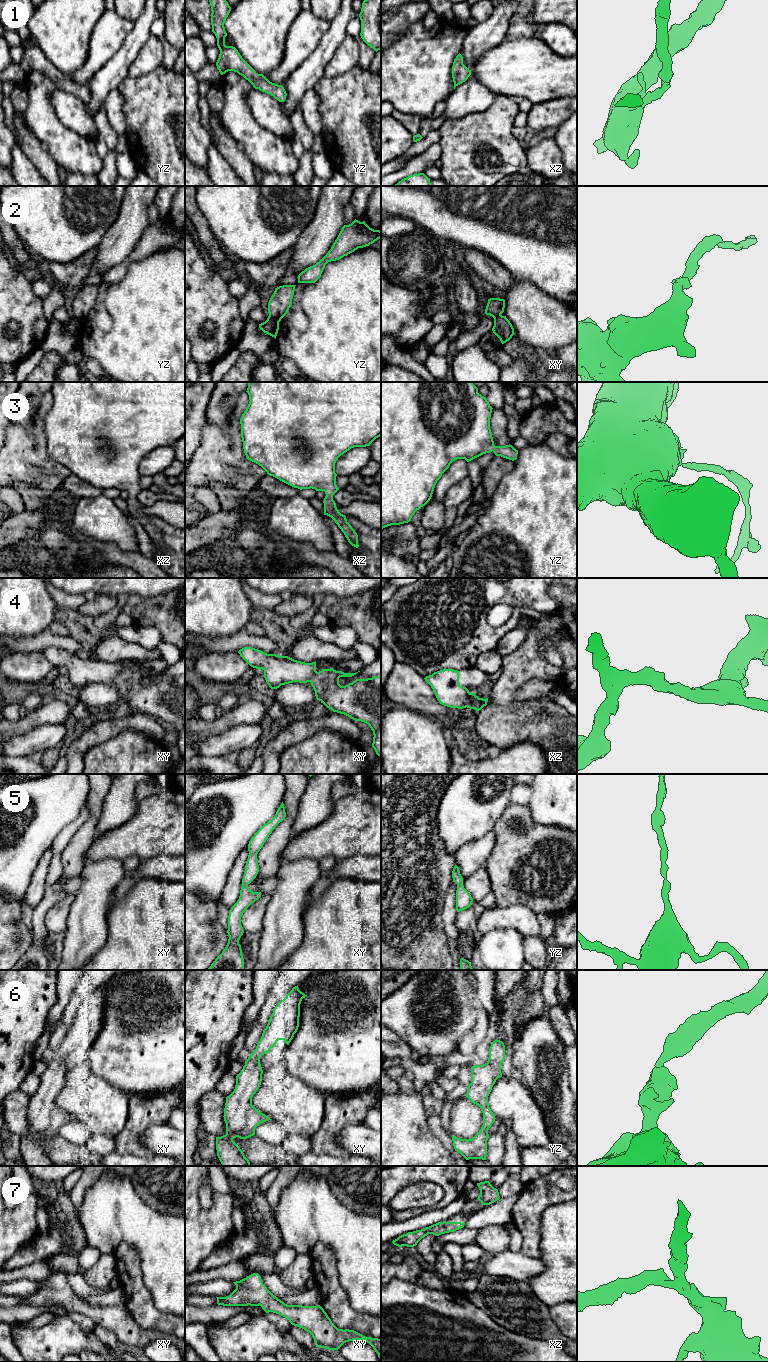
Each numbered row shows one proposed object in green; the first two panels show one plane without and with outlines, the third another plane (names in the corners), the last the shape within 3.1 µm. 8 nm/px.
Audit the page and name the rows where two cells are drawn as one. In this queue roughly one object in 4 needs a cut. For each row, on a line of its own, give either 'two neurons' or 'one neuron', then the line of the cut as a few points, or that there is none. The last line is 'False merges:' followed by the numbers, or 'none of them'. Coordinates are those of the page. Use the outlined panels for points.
1: one neuron; no cut
2: two neurons; cut in yz along (269, 315), (278, 322)
3: one neuron; no cut
4: one neuron; no cut
5: one neuron; no cut
6: one neuron; no cut
7: one neuron; no cut
False merges: 2

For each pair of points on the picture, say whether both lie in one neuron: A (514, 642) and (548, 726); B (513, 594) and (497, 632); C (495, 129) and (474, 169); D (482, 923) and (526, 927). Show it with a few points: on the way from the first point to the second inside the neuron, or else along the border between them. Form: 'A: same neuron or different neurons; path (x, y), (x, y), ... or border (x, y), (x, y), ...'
A: different neurons; border (523, 642), (502, 657)
B: same neuron; path (517, 604), (517, 615), (507, 626)
C: same neuron; path (484, 139), (471, 150), (471, 158)
D: same neuron; path (493, 920), (515, 920)

